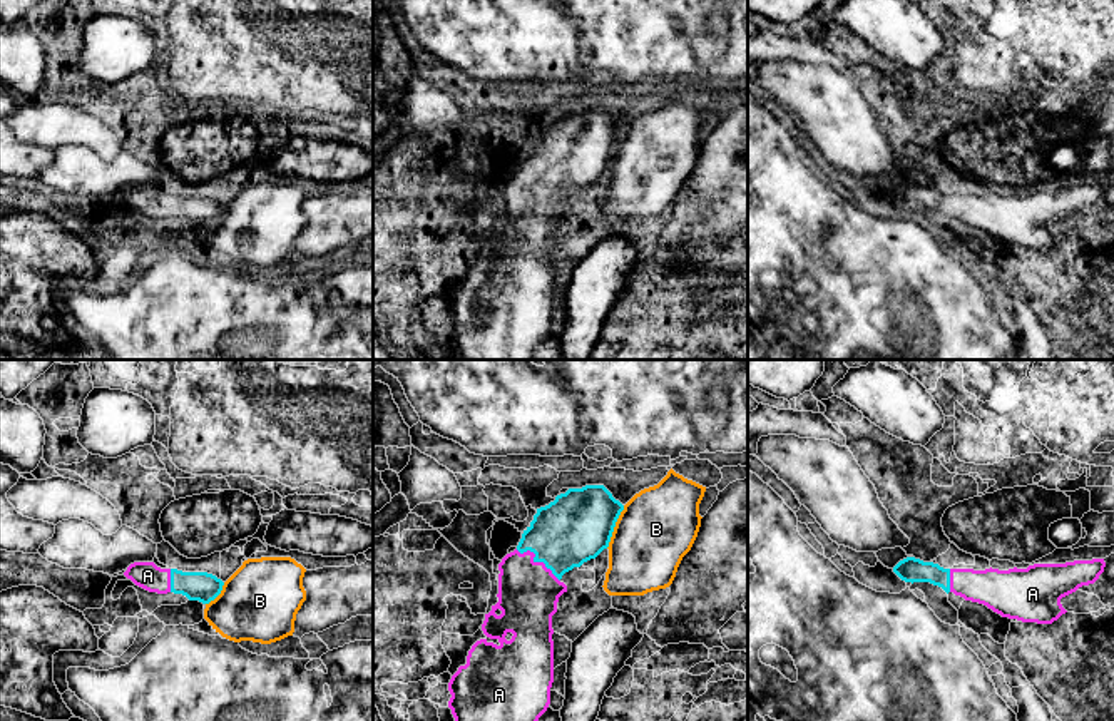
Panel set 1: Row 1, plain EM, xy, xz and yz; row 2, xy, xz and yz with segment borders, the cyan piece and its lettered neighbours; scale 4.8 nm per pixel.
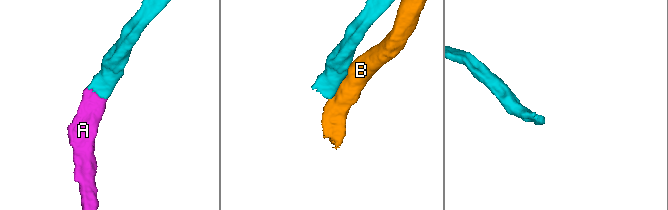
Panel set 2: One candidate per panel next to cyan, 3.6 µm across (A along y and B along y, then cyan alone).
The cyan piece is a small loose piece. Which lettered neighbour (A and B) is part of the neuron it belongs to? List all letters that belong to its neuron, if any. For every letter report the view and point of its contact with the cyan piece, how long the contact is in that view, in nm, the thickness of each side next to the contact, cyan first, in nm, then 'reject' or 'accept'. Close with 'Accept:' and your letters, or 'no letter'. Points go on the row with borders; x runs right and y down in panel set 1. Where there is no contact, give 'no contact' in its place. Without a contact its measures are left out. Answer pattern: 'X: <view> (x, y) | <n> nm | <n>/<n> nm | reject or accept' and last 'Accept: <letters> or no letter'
A: xz (536, 561) | 260 nm | 340/280 nm | accept
B: xz (614, 526) | 220 nm | 340/380 nm | reject
Accept: A

